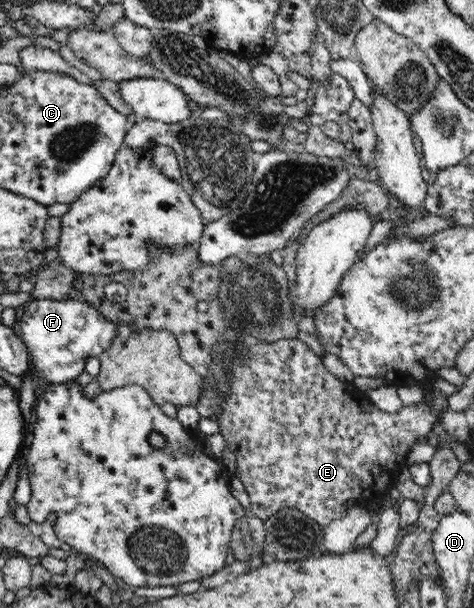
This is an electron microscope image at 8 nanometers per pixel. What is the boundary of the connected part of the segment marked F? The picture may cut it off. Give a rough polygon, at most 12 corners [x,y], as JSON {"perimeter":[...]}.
{"perimeter":[[34,299],[21,316],[29,353],[19,408],[76,380],[125,328],[85,300]]}

